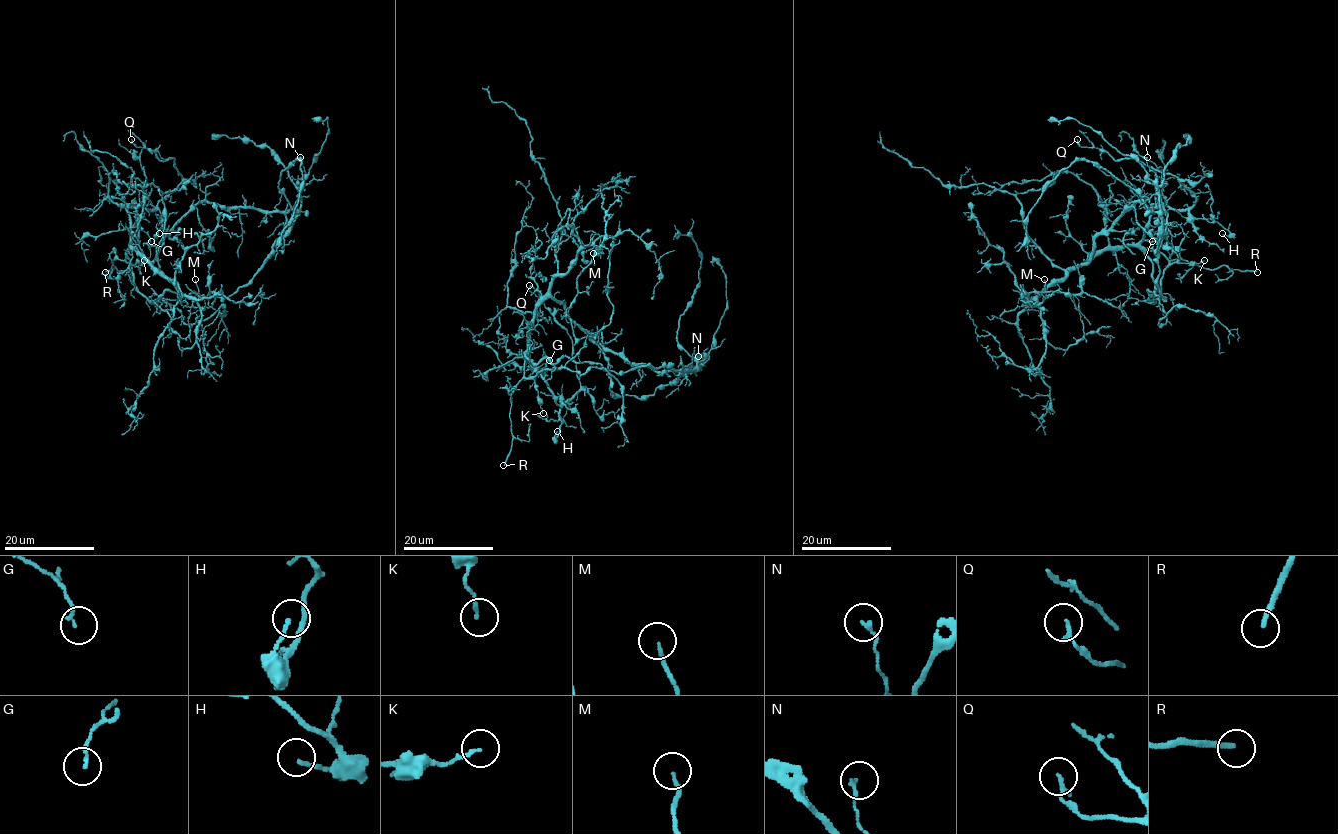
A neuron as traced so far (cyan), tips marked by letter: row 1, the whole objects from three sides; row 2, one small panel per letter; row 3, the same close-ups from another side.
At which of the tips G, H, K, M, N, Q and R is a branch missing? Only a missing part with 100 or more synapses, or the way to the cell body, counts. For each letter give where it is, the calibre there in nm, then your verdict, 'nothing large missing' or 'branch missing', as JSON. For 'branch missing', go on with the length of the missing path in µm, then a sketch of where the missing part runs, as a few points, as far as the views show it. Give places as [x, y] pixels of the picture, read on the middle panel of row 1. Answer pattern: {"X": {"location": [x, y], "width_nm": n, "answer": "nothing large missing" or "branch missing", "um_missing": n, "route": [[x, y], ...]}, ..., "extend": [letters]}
{"G": {"location": [549, 360], "width_nm": 130, "answer": "nothing large missing"}, "H": {"location": [557, 431], "width_nm": 150, "answer": "nothing large missing"}, "K": {"location": [543, 413], "width_nm": 140, "answer": "nothing large missing"}, "M": {"location": [593, 253], "width_nm": 130, "answer": "nothing large missing"}, "N": {"location": [698, 356], "width_nm": 150, "answer": "nothing large missing"}, "Q": {"location": [529, 285], "width_nm": 160, "answer": "nothing large missing"}, "R": {"location": [503, 465], "width_nm": 200, "answer": "branch missing", "um_missing": 50}, "extend": ["R"]}

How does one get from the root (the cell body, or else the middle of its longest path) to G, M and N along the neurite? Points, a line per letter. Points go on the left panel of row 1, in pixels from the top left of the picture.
G: (181, 218), (169, 230), (163, 247), (152, 261), (132, 246), (130, 227), (137, 226), (151, 241)
M: (181, 218), (163, 239), (163, 247), (152, 265), (196, 302), (198, 288), (195, 279)
N: (181, 218), (201, 202), (253, 207), (260, 211), (289, 210), (297, 200), (304, 175), (300, 157)

